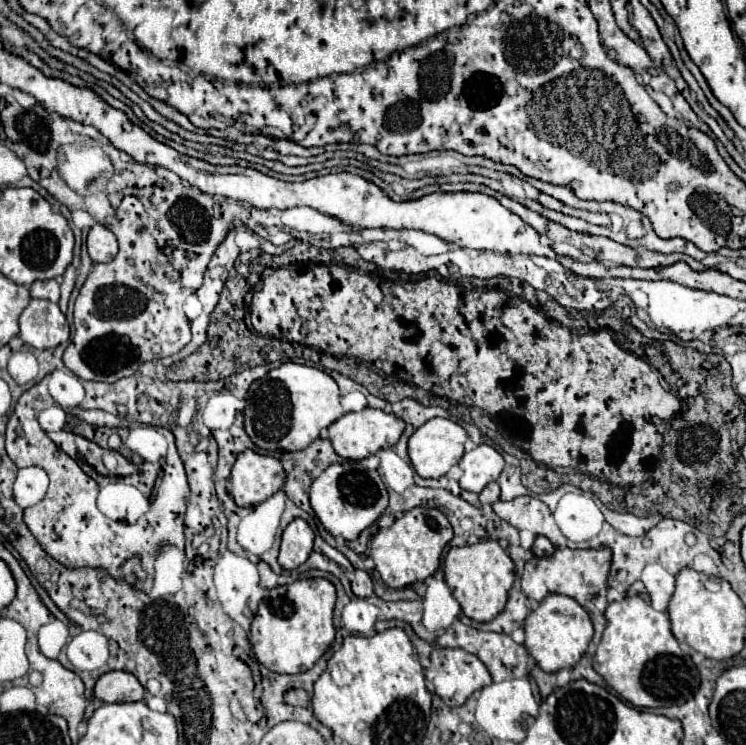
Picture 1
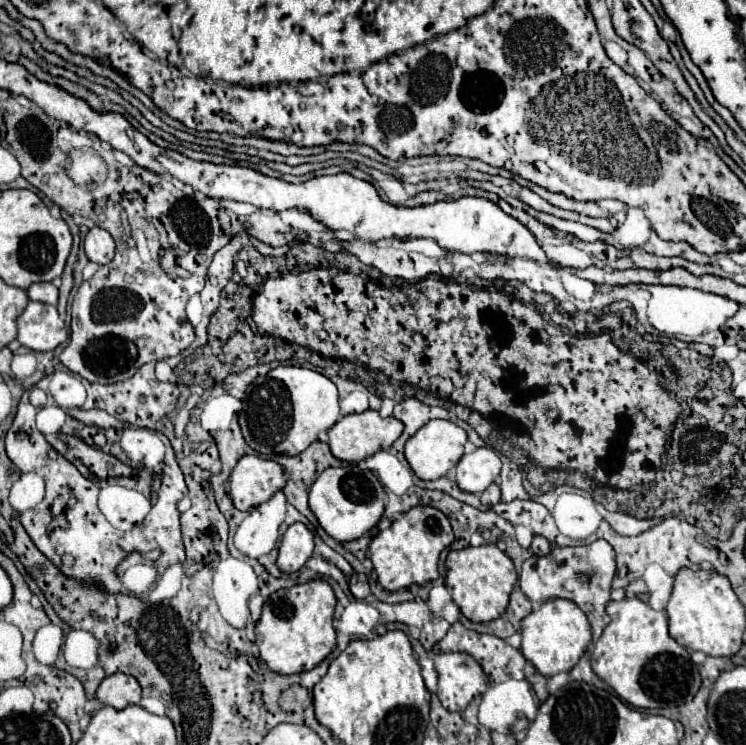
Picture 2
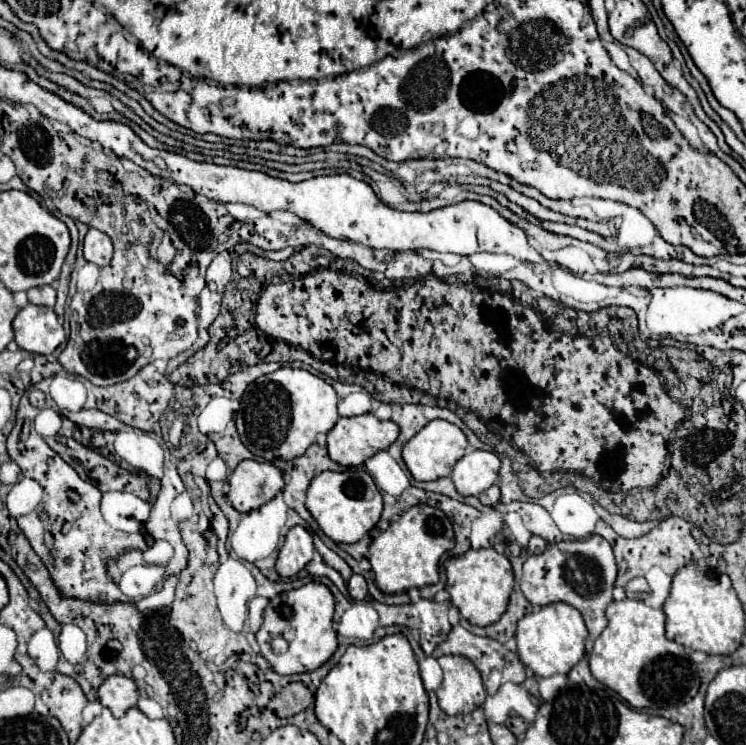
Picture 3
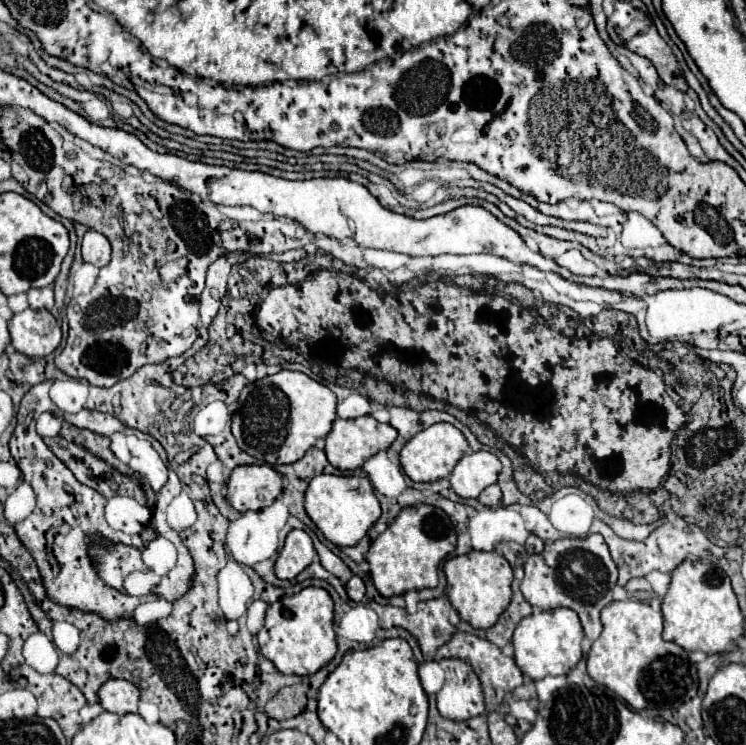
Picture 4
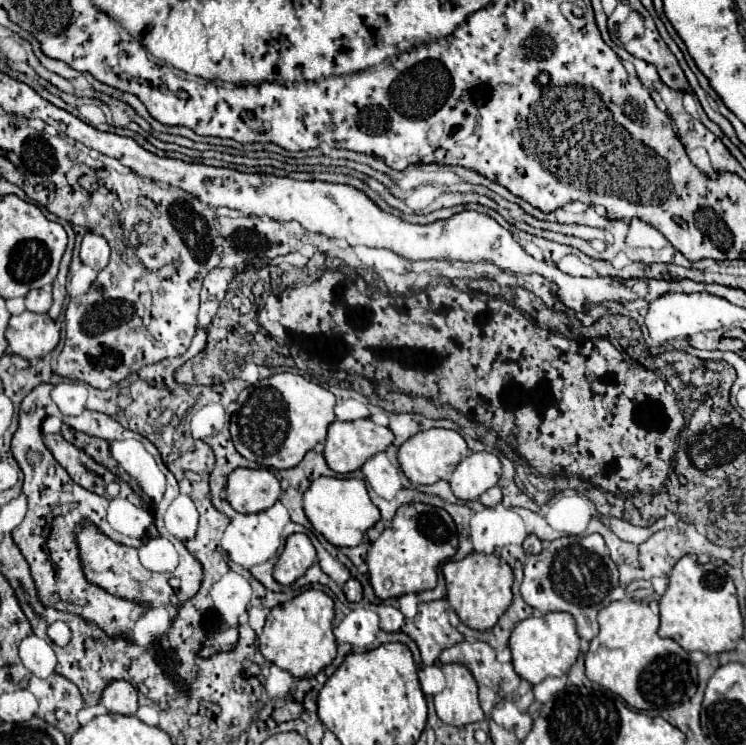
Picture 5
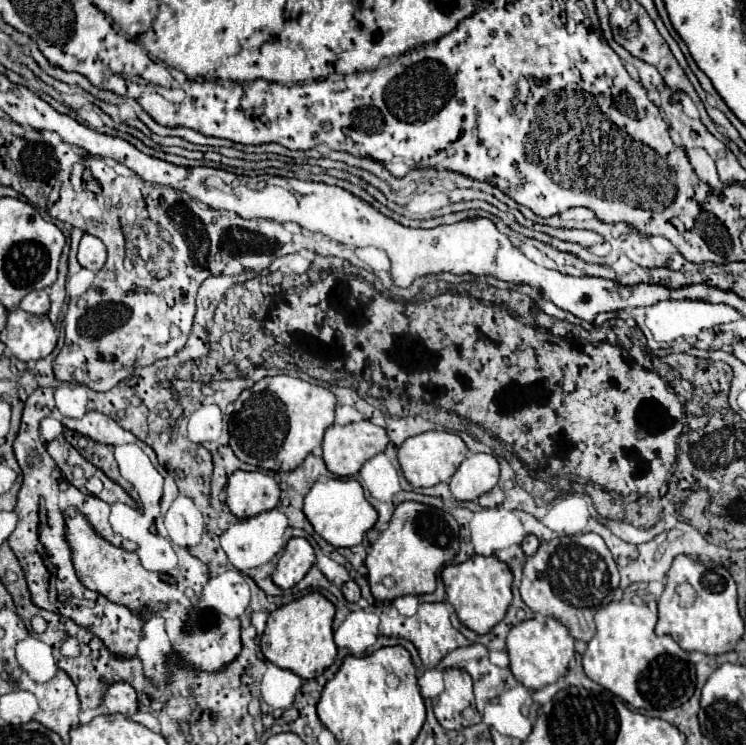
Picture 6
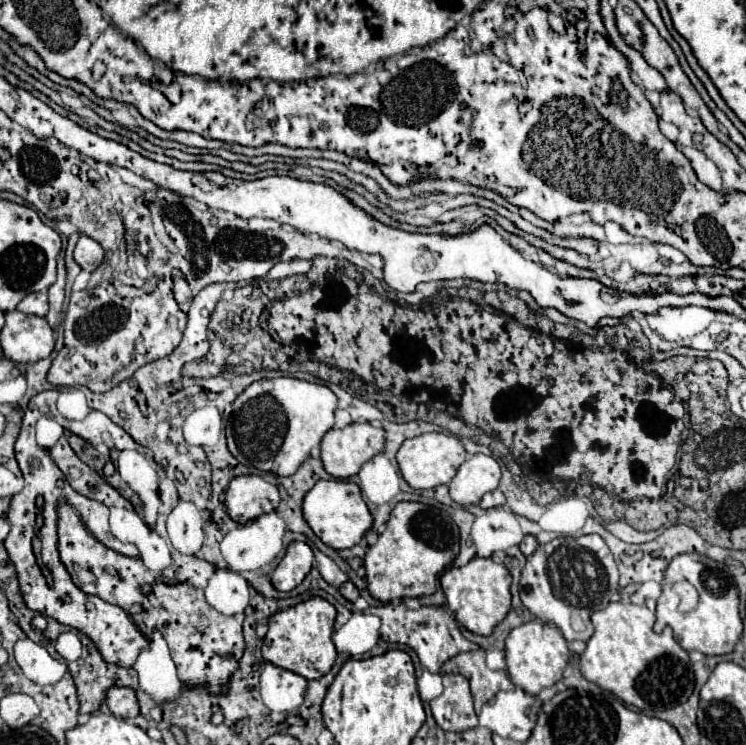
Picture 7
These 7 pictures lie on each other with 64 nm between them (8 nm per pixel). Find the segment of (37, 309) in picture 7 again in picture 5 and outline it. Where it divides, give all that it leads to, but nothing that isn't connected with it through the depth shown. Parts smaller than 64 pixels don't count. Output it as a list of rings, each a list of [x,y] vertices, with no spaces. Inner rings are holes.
[[[50,288],[30,290],[26,294],[26,310],[30,310],[30,312],[48,312],[50,306],[52,306],[52,290]]]

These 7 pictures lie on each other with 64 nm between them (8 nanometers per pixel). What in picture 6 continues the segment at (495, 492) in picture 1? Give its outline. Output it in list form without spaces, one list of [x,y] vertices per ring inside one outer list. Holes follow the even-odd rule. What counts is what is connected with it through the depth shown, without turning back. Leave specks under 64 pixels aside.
[[[492,488],[490,492],[486,492],[486,494],[482,494],[480,496],[480,500],[478,500],[478,504],[480,506],[484,506],[484,508],[494,508],[494,506],[498,506],[498,504],[502,504],[504,502],[504,492],[502,492],[502,488]]]

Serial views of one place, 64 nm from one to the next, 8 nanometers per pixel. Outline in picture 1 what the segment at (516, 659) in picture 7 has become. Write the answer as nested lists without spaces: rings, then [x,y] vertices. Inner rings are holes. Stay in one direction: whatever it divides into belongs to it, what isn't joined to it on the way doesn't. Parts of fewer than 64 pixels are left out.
[[[548,594],[546,600],[542,600],[540,606],[524,620],[524,632],[524,646],[536,658],[538,666],[544,672],[556,672],[562,668],[574,668],[574,664],[582,658],[592,640],[592,620],[574,598]]]

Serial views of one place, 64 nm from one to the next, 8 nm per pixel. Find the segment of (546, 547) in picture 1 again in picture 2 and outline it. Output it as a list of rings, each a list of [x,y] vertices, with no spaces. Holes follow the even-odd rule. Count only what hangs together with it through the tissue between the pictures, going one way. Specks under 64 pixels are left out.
[[[534,536],[530,550],[532,550],[536,556],[546,556],[546,554],[552,550],[552,546],[550,546],[550,542],[548,542],[544,536]]]

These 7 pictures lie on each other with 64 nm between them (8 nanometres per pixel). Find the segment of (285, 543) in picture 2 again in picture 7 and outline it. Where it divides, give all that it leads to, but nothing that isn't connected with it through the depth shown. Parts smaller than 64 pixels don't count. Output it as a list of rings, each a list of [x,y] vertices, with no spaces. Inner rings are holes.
[[[290,542],[284,558],[272,574],[272,584],[280,592],[294,590],[314,566],[314,552],[306,542]]]

